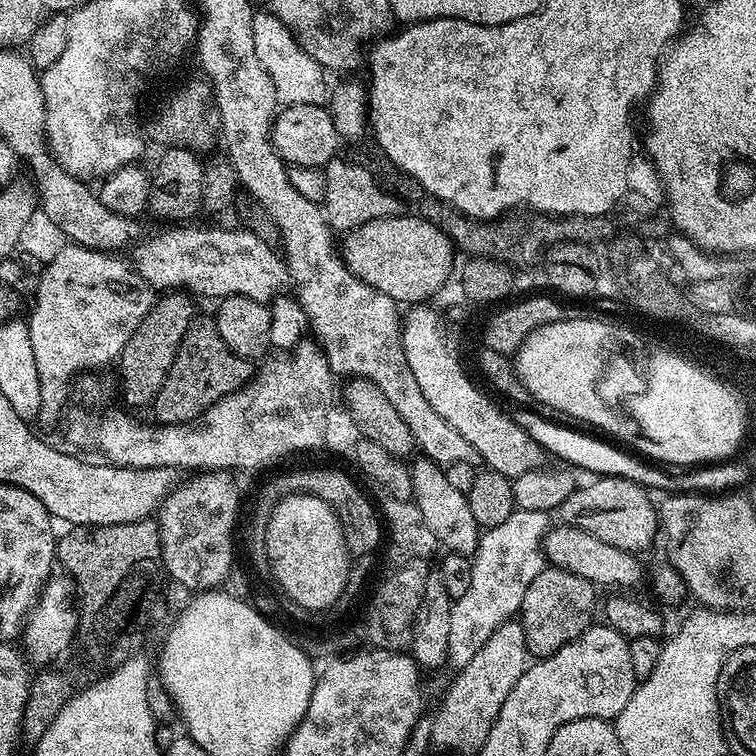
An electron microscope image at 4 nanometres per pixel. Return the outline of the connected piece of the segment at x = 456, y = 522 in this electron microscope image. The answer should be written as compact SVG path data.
M427 458L419 459L413 459L410 464L412 495L418 510L422 512L422 518L430 528L431 534L434 534L437 545L444 547L445 544L445 549L448 552L475 553L482 530L474 522L474 514L470 514L467 495L454 490L454 486L450 486L450 482L446 482L446 474L441 465Z

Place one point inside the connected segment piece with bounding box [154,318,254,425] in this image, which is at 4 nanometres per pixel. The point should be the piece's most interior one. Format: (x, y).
(204, 370)

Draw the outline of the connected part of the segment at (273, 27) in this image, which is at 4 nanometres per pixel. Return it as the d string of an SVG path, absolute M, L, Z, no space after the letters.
M257 11L252 18L254 26L254 50L258 50L258 62L262 62L262 70L270 74L270 82L274 82L276 99L281 105L290 104L318 104L323 105L326 100L326 86L324 88L325 69L321 68L310 54L296 41L296 37L277 16Z

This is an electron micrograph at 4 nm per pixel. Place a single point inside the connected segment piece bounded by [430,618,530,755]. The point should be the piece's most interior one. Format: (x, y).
(475, 697)

